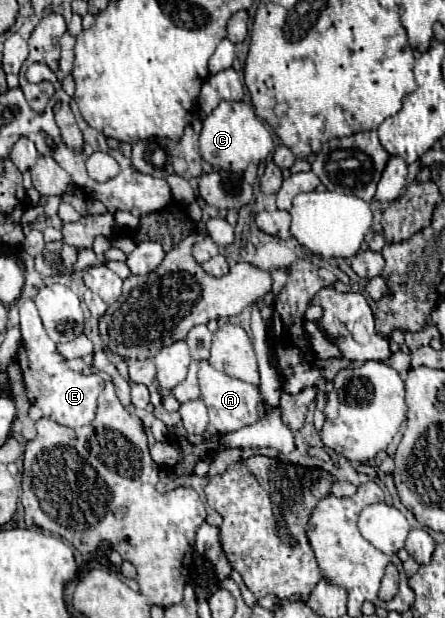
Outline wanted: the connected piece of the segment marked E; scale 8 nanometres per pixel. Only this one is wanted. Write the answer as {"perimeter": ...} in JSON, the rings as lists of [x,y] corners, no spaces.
{"perimeter":[[[26,300],[20,306],[20,328],[22,328],[22,344],[16,354],[16,362],[24,376],[24,386],[30,404],[42,410],[44,418],[50,418],[62,426],[78,428],[90,424],[96,414],[96,398],[104,388],[104,380],[100,374],[84,376],[80,372],[72,372],[66,366],[66,358],[56,350],[56,342],[52,342],[40,322],[34,300]]]}

